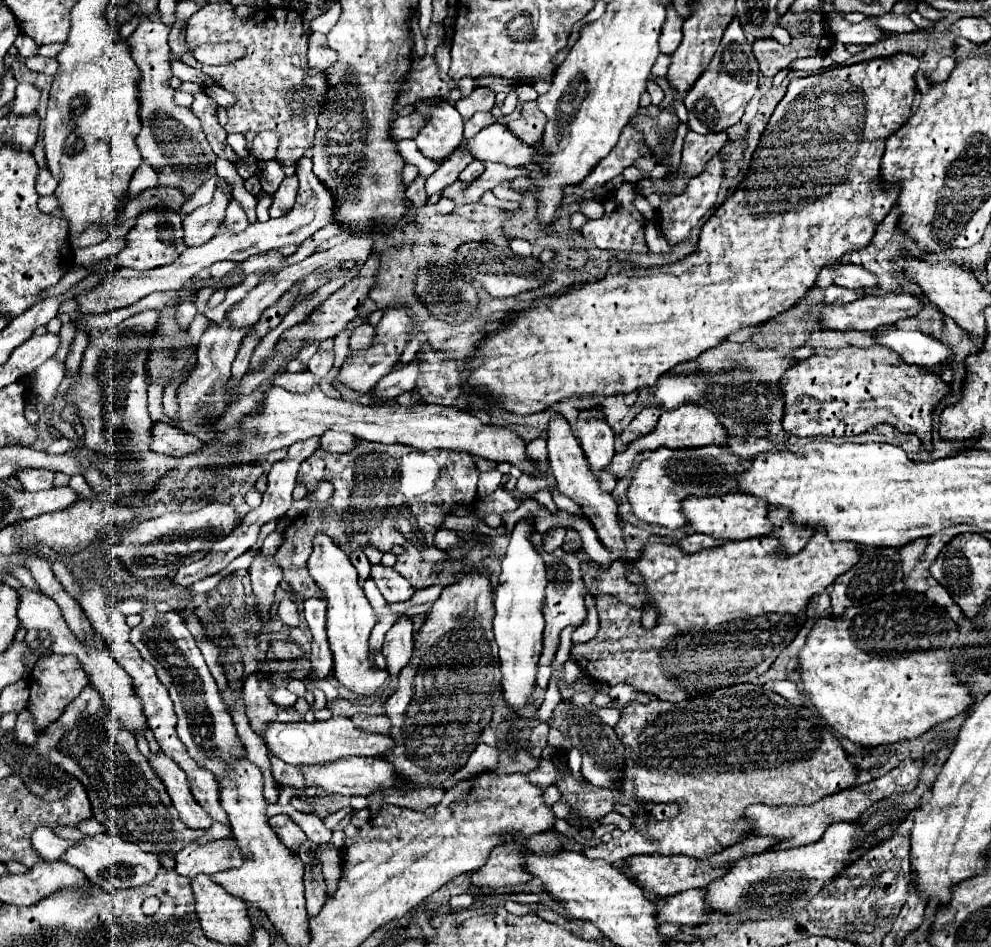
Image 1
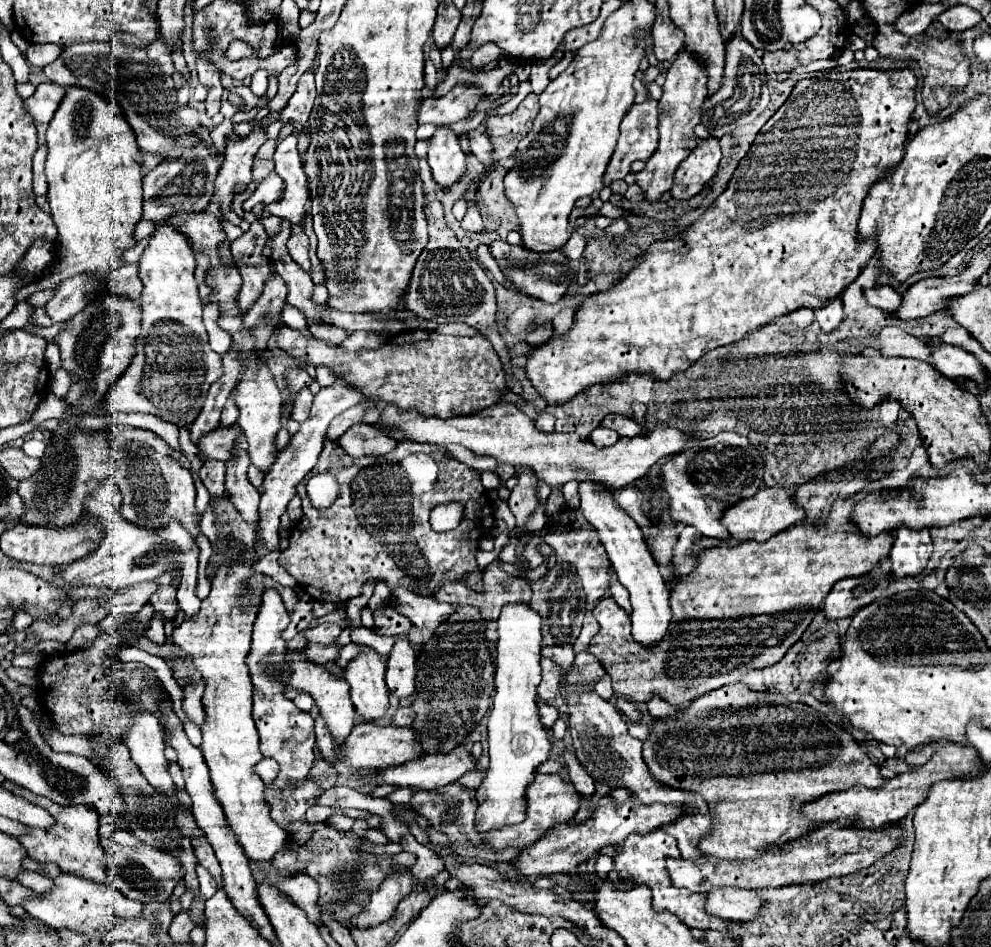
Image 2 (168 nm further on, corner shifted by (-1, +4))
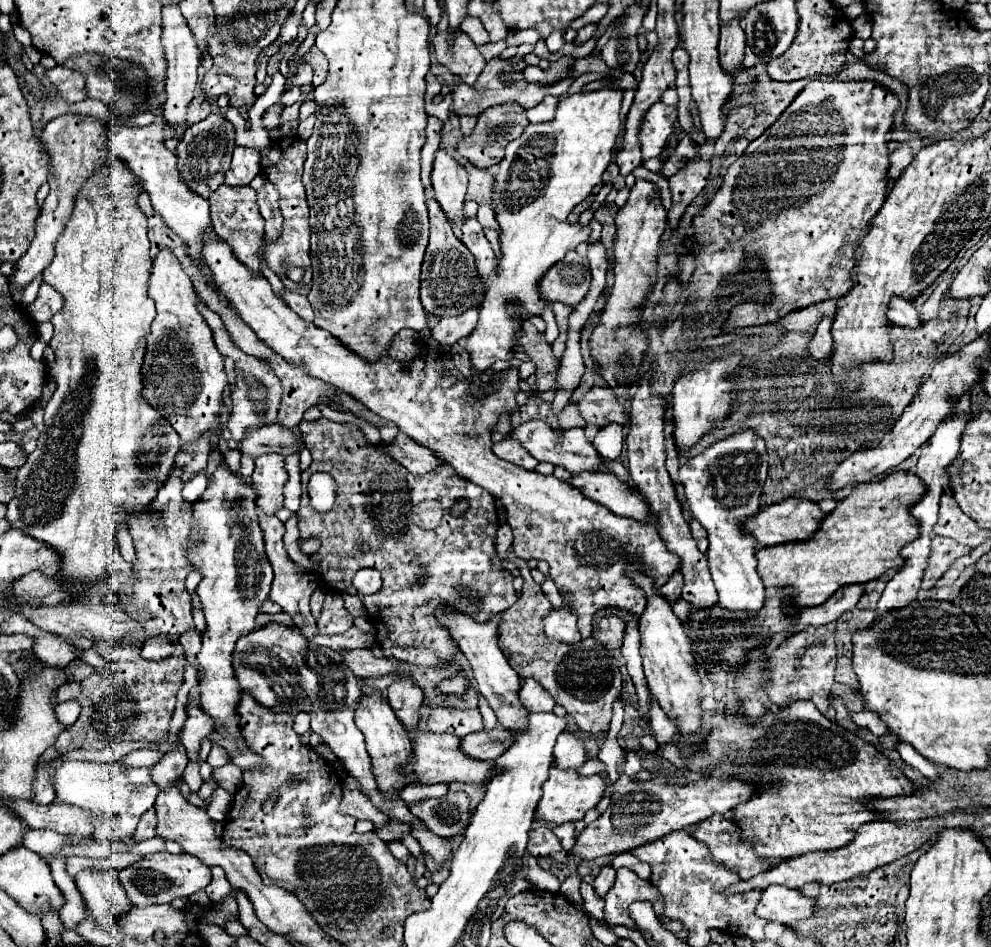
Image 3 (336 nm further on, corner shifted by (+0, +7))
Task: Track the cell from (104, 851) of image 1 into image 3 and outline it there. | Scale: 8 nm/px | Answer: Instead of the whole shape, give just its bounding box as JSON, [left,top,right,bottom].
[118,852,210,906]

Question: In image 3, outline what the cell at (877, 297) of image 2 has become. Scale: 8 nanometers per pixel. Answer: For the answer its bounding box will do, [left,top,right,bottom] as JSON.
[888,296,920,328]

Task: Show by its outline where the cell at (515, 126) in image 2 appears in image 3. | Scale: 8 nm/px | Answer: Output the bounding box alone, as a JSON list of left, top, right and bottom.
[458,102,528,168]

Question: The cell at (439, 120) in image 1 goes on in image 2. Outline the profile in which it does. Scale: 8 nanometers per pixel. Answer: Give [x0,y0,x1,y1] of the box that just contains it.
[427,127,467,191]

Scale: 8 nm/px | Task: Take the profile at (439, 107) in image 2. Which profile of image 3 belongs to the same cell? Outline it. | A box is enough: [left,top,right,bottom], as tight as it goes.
[452,58,572,116]

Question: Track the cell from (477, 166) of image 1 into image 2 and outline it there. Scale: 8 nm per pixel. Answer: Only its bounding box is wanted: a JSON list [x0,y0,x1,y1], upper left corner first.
[461,201,483,233]

